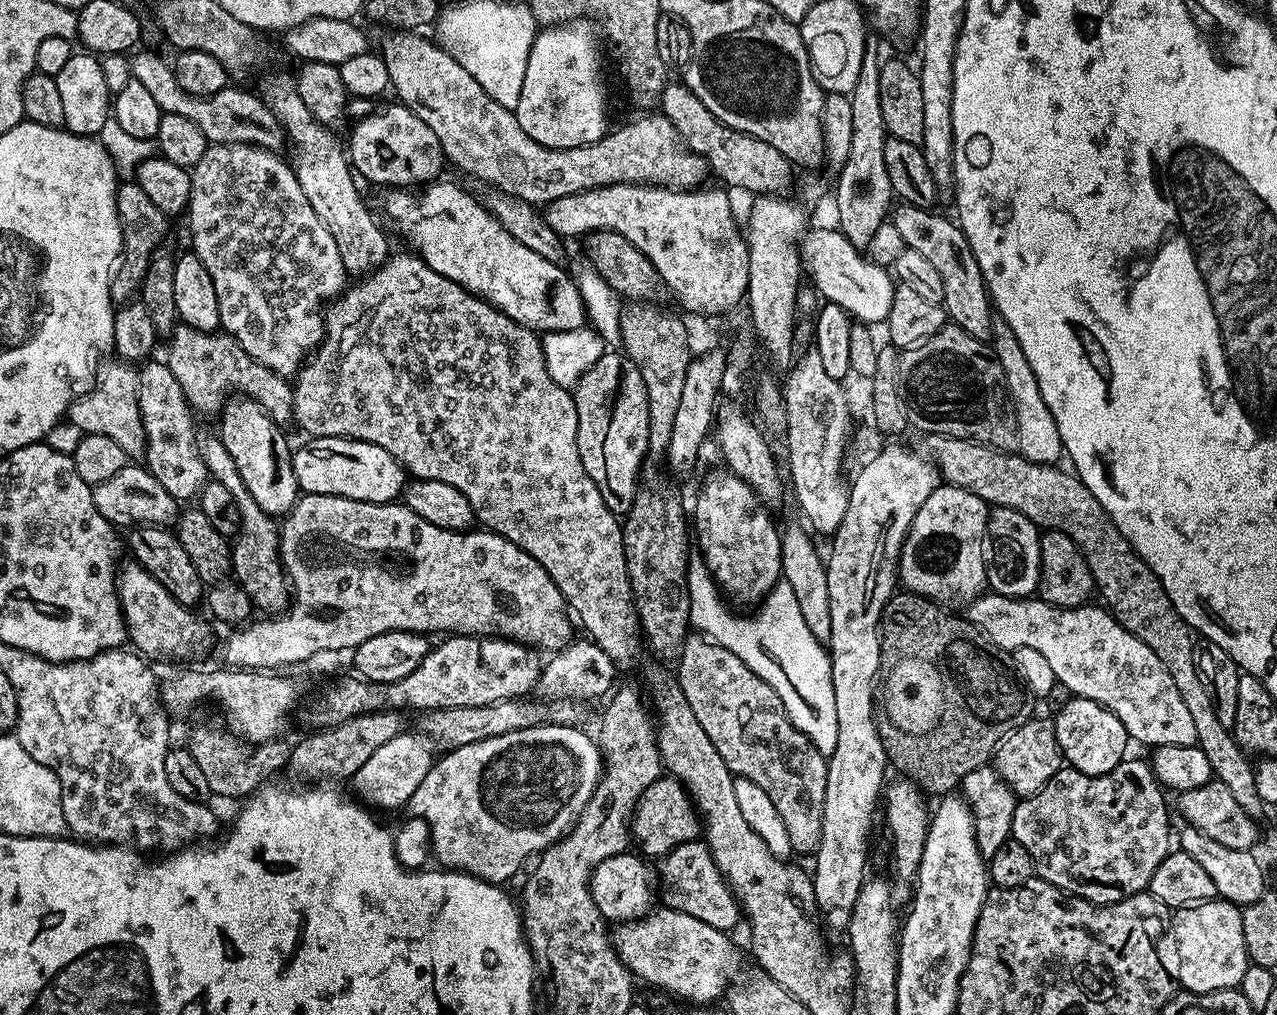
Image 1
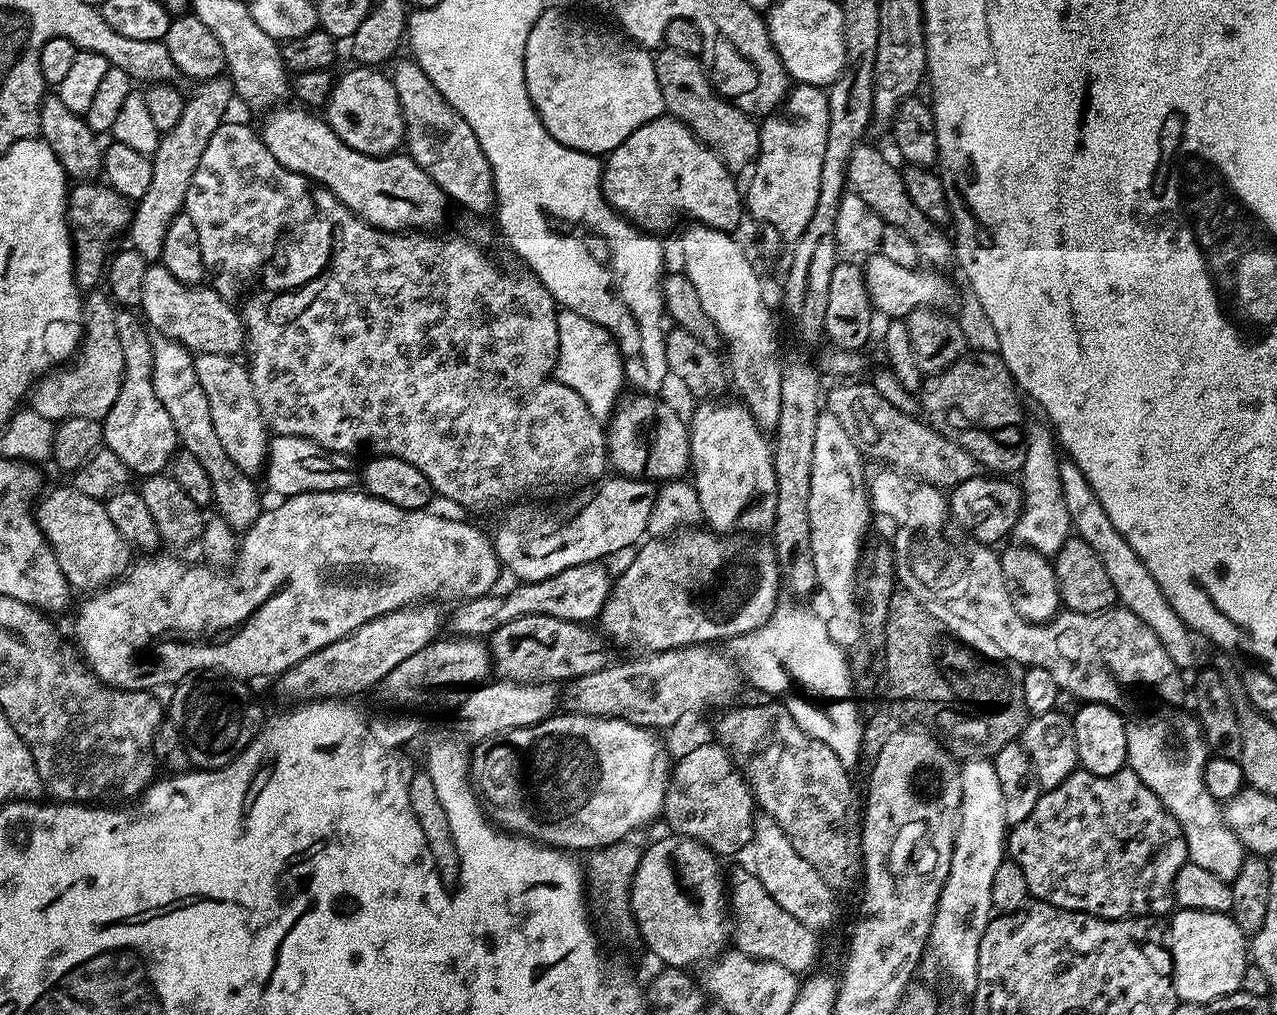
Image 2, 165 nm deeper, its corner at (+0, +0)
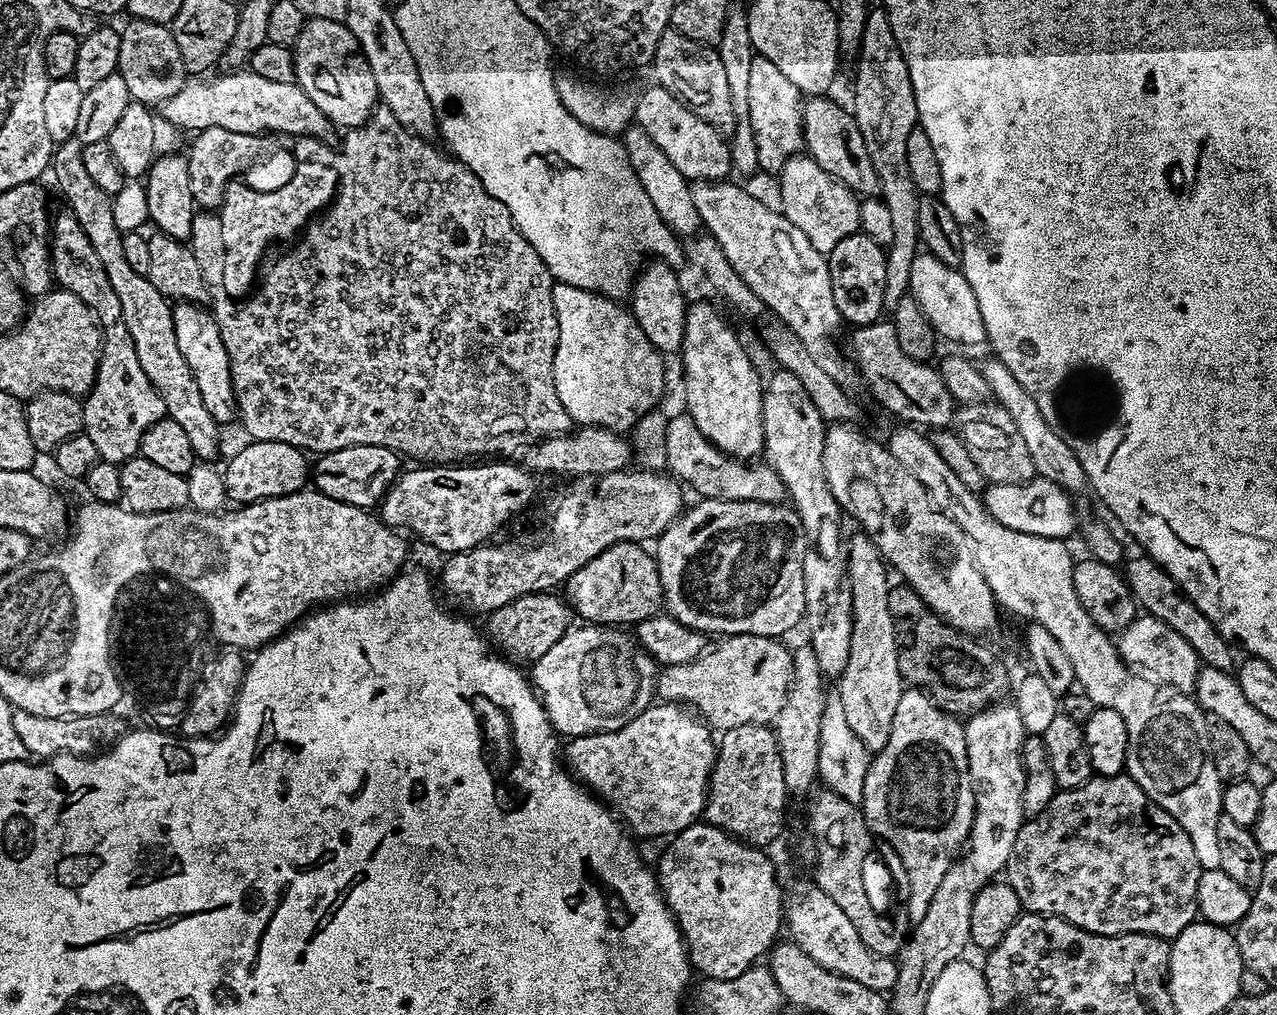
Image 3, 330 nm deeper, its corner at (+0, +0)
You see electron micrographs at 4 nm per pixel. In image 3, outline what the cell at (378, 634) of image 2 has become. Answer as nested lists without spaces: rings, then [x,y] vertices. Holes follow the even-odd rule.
[[[639,470],[640,472],[610,472],[595,481],[596,488],[568,488],[556,500],[556,505],[548,512],[548,517],[533,532],[520,532],[516,540],[504,540],[501,544],[489,542],[470,550],[453,552],[447,557],[444,569],[438,576],[438,584],[450,599],[456,600],[457,609],[465,613],[481,612],[487,614],[514,602],[519,596],[531,592],[547,592],[563,585],[572,574],[596,555],[616,543],[630,541],[655,541],[672,521],[680,515],[681,485],[671,475],[660,470]]]

